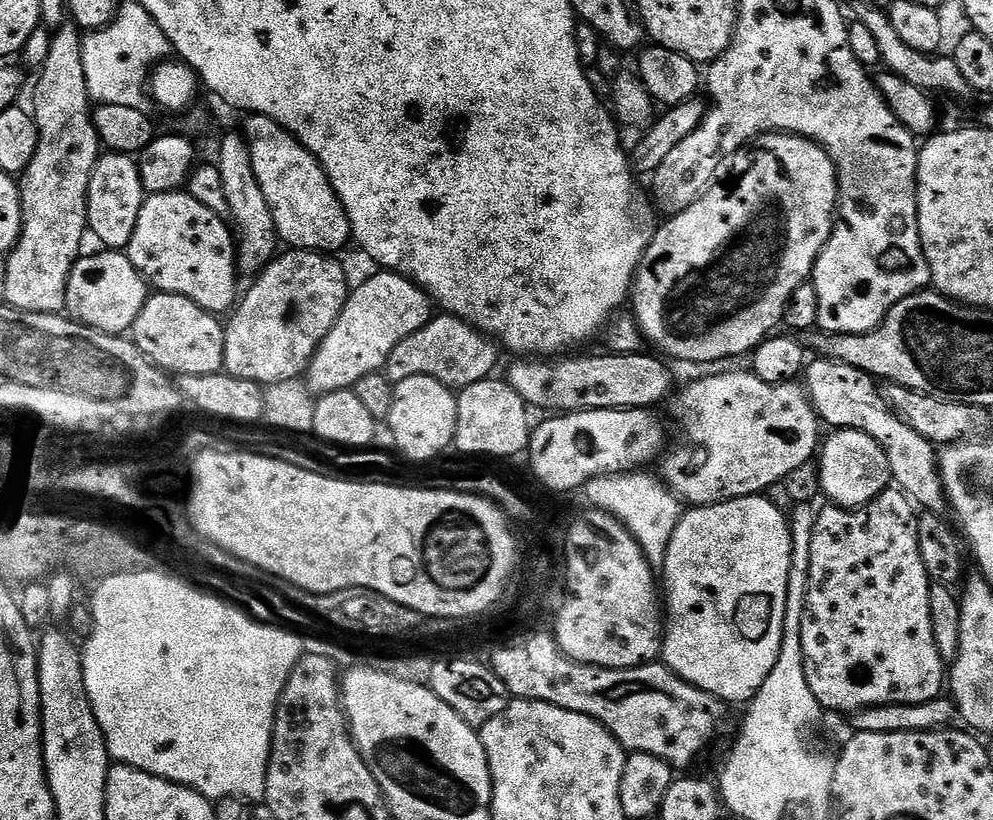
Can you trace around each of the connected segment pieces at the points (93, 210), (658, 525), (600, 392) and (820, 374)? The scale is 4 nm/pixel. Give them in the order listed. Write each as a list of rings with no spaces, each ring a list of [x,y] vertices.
[[[128,154],[101,155],[92,171],[88,191],[88,227],[91,235],[96,235],[105,249],[127,249],[134,226],[138,226],[138,214],[145,199],[139,163]]]
[[[637,470],[599,476],[586,483],[584,494],[595,509],[616,517],[643,549],[649,564],[660,568],[664,565],[670,538],[673,537],[677,522],[681,518],[682,504],[679,497],[673,495],[671,489],[659,477],[646,473]]]
[[[580,354],[567,358],[517,359],[520,361],[508,368],[506,383],[523,398],[525,404],[533,409],[545,408],[548,414],[581,412],[591,408],[651,409],[656,406],[652,404],[664,399],[672,388],[672,372],[659,355],[576,355]]]
[[[816,358],[816,361],[813,364],[811,361],[802,373],[802,387],[810,398],[812,408],[827,427],[829,424],[829,429],[853,428],[862,434],[870,434],[870,438],[874,438],[874,442],[878,442],[878,446],[882,446],[882,450],[890,462],[895,487],[902,490],[904,495],[915,501],[921,509],[937,514],[943,513],[945,511],[943,508],[946,508],[946,497],[944,495],[944,483],[940,481],[937,449],[932,441],[922,438],[922,434],[918,434],[918,430],[910,427],[905,420],[897,416],[888,407],[883,391],[879,387],[876,389],[876,384],[877,381],[868,373],[858,370],[846,362],[827,358]]]

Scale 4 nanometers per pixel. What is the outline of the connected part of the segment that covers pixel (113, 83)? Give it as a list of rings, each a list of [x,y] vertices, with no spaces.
[[[138,2],[121,3],[107,25],[85,35],[82,40],[82,70],[86,78],[89,101],[97,105],[143,109],[149,75],[169,52],[170,45],[166,34],[162,34],[148,11]]]

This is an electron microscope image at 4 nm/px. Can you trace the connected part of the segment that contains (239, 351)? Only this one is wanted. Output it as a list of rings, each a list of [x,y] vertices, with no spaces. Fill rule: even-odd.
[[[288,250],[285,256],[277,255],[272,263],[255,277],[256,285],[245,296],[243,293],[242,299],[231,313],[232,321],[227,321],[226,324],[224,372],[227,375],[269,386],[303,377],[307,373],[308,363],[336,319],[340,317],[340,311],[348,300],[348,276],[336,259],[335,255],[323,252]]]

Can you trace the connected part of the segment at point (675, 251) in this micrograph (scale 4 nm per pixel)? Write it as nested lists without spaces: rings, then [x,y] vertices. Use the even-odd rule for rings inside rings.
[[[769,132],[757,136],[751,144],[738,149],[732,155],[731,168],[732,177],[729,178],[728,184],[713,183],[690,207],[676,216],[667,217],[657,227],[646,254],[640,259],[640,265],[636,268],[636,275],[632,277],[630,311],[636,316],[640,330],[643,332],[643,339],[649,345],[652,343],[657,348],[653,349],[665,357],[673,356],[676,360],[689,360],[692,364],[712,364],[715,360],[728,360],[731,356],[747,357],[755,352],[756,347],[763,340],[768,339],[781,327],[784,308],[790,302],[794,290],[798,290],[798,286],[805,284],[811,277],[812,267],[815,266],[826,242],[832,237],[834,221],[838,216],[836,167],[832,164],[827,150],[819,144],[807,140],[805,136],[794,136],[786,132]]]

